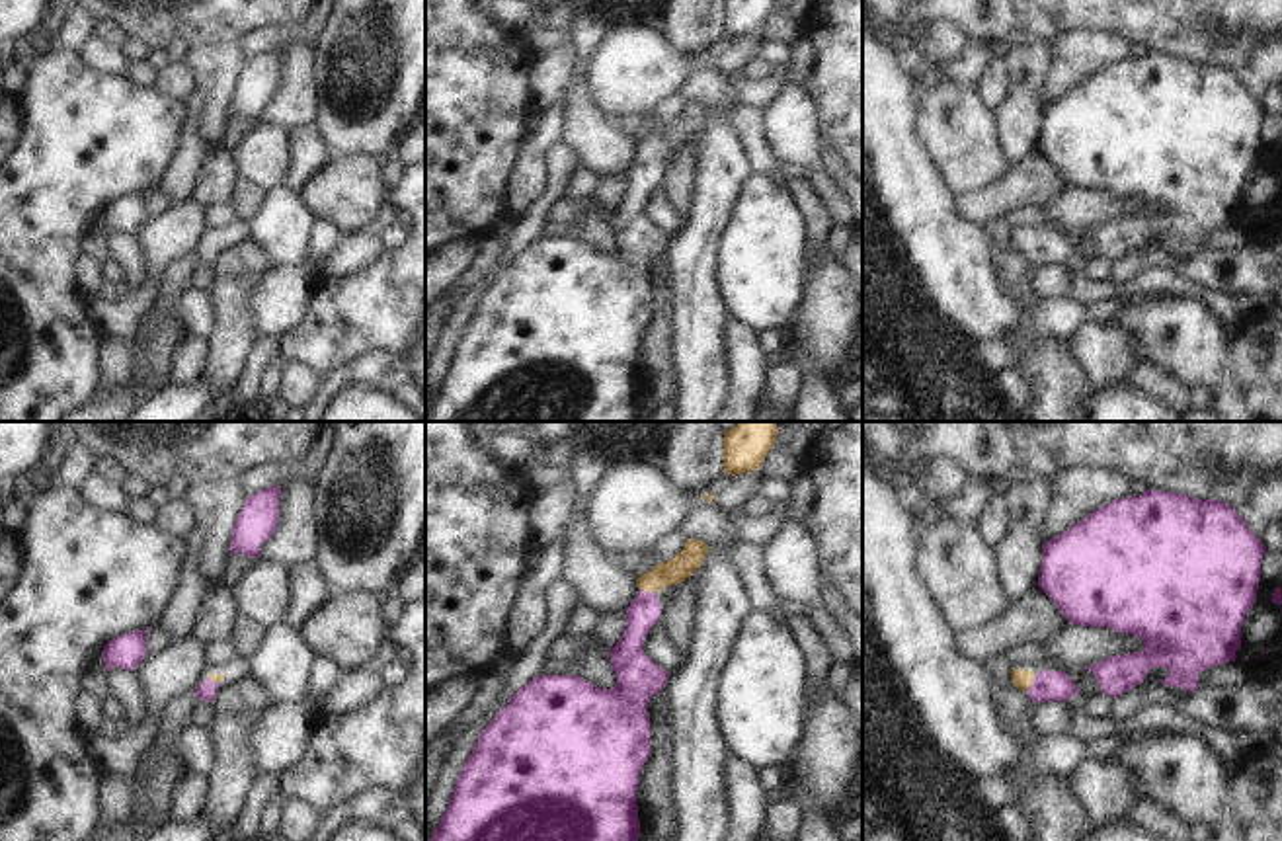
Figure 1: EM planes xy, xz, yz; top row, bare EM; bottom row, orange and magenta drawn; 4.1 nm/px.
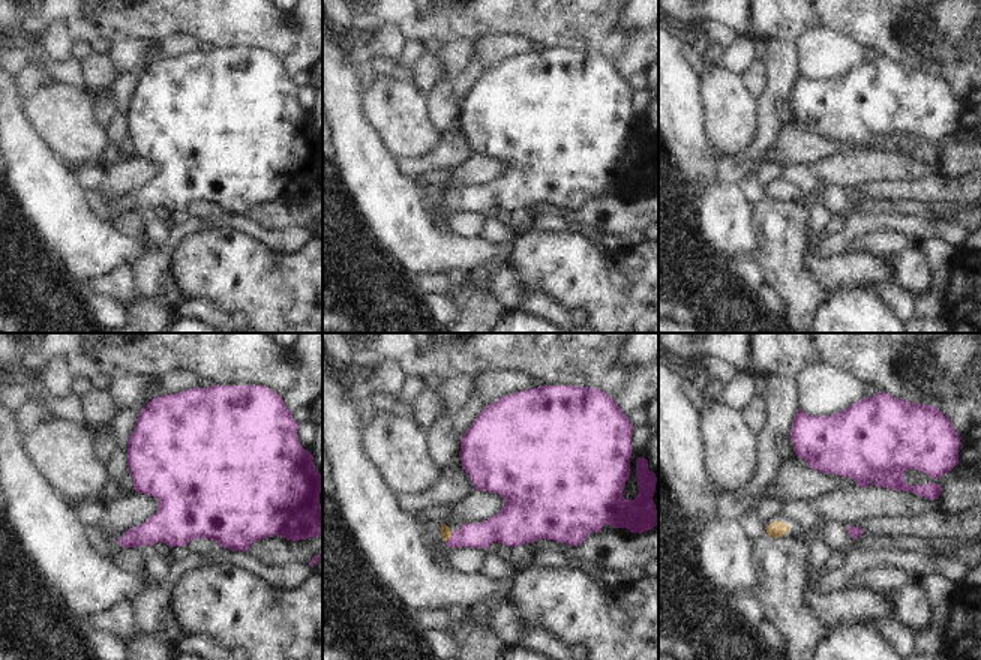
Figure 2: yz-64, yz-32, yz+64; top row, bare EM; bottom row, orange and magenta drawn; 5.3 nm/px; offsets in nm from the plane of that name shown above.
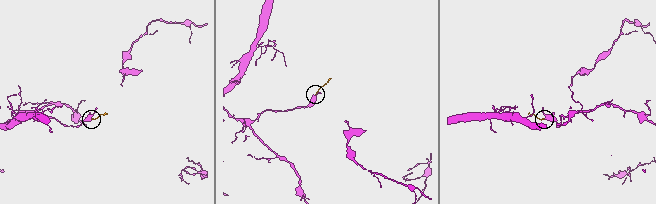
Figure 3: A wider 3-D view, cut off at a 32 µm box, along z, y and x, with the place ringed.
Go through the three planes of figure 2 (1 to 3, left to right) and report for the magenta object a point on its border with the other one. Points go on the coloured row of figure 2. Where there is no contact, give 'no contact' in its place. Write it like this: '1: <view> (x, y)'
1: no contact
2: yz-32 (450, 536)
3: no contact

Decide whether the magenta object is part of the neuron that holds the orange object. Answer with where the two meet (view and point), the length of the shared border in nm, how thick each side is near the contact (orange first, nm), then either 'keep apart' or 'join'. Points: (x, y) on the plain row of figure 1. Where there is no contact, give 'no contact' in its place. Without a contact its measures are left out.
xz (648, 153) | 70 nm | 110/140 nm | join

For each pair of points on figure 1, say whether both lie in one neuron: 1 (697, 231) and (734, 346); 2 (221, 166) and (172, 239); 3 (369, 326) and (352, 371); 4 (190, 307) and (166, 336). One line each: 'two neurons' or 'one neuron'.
1: two neurons
2: two neurons
3: two neurons
4: one neuron

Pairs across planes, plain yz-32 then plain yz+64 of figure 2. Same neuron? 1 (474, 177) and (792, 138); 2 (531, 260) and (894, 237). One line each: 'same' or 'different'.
1: different
2: different

